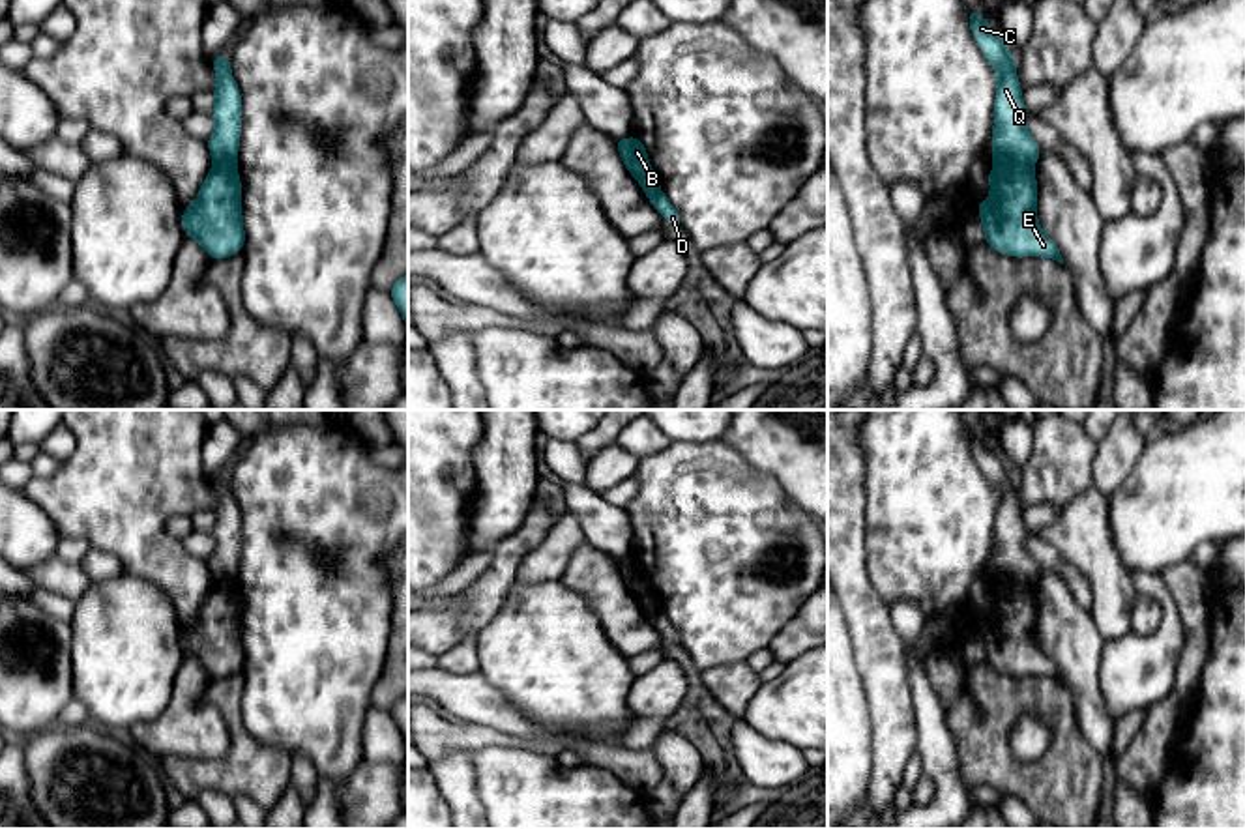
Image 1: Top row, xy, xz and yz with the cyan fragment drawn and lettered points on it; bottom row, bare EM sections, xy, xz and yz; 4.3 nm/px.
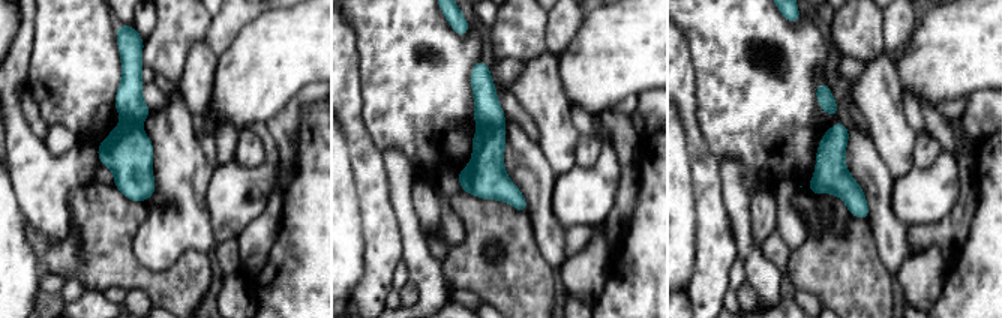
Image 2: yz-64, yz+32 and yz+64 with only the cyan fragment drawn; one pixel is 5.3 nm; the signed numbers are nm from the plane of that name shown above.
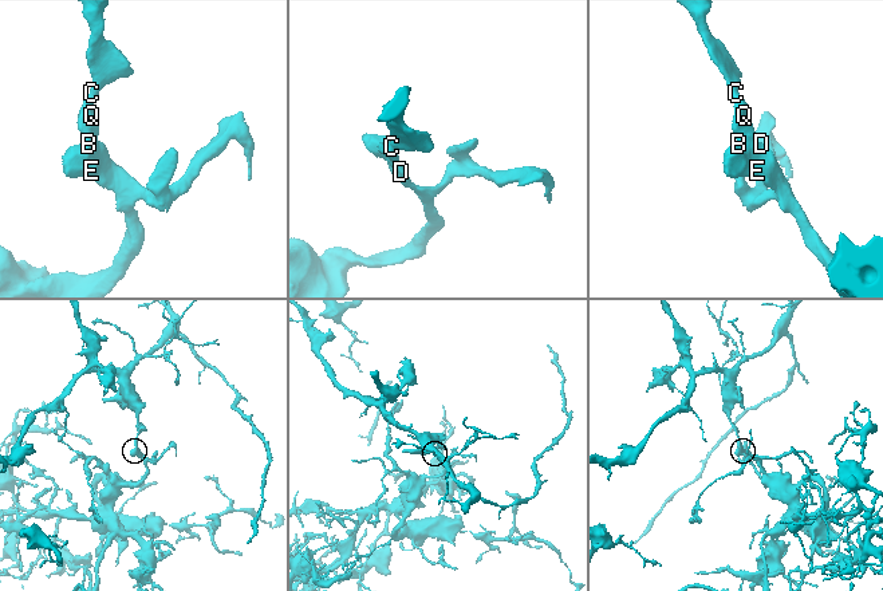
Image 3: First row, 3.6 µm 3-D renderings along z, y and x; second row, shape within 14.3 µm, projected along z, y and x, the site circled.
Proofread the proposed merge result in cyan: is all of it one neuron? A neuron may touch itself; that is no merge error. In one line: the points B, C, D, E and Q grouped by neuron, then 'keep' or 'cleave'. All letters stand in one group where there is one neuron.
B D E / C Q | cleave

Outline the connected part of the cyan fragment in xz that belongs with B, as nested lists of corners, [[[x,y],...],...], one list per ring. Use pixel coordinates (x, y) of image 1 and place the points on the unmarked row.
[[[637,554],[629,558],[612,558],[612,561],[616,563],[625,588],[637,597],[659,634],[668,642],[680,644],[678,629],[661,612],[659,601],[648,582],[646,567],[640,556]]]

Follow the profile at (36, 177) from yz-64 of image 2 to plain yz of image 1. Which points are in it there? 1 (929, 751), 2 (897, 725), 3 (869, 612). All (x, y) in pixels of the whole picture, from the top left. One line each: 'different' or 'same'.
1: different
2: same
3: same

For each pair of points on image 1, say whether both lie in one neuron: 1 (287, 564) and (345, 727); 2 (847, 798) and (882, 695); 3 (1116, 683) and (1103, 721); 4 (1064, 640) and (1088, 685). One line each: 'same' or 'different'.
1: same
2: different
3: different
4: same

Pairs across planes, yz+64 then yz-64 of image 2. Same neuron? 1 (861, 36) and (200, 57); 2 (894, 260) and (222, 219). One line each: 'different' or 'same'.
1: different
2: different

